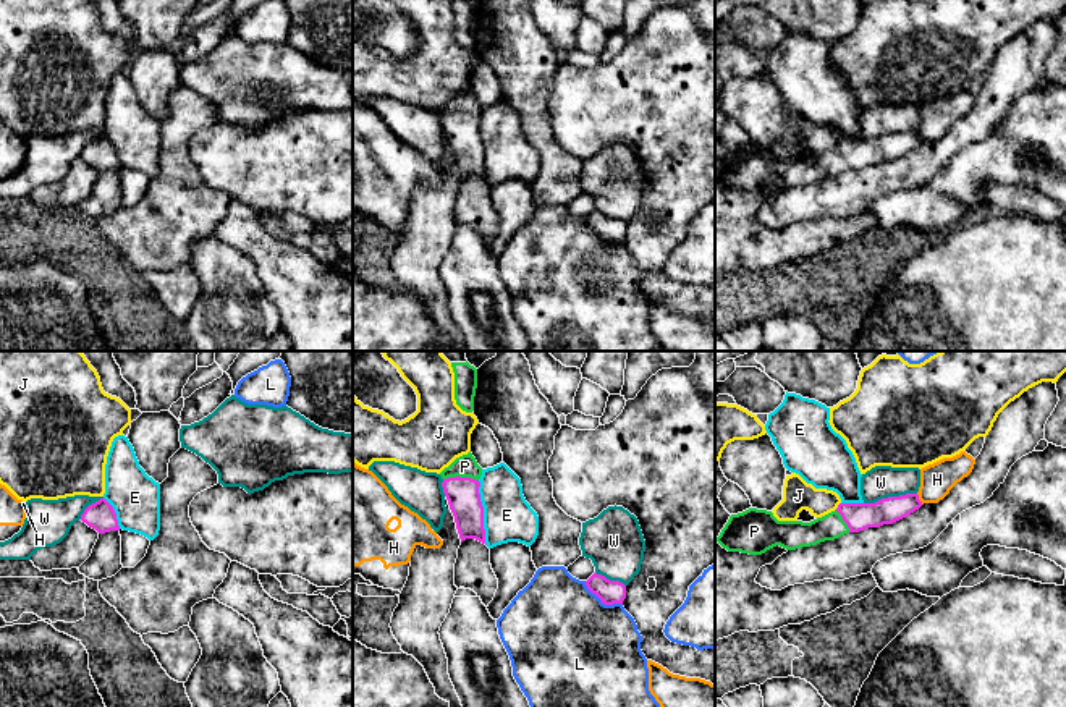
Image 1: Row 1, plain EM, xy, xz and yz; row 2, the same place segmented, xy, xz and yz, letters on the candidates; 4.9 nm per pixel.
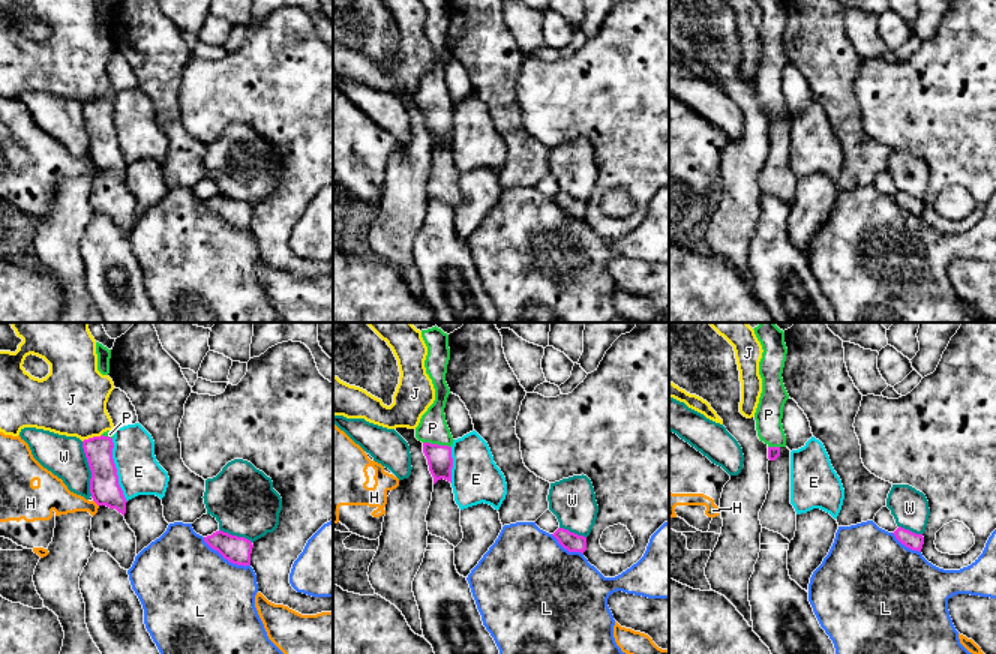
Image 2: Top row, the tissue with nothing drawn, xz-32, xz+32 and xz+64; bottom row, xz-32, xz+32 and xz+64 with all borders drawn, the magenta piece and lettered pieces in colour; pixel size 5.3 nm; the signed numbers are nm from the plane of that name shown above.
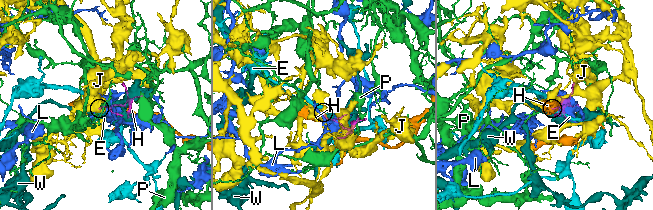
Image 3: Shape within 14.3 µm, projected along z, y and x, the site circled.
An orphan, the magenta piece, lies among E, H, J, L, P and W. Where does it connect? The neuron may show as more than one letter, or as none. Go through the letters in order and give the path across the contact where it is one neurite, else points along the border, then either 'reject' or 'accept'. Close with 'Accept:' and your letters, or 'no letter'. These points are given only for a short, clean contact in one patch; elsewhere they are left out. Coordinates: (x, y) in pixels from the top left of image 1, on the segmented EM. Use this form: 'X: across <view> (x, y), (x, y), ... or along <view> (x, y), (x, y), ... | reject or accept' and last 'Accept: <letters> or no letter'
E: along xz (478, 481), (484, 541), (487, 544) | reject
H: reject
J: along yz (840, 502), (835, 508) | reject
L: reject
P: across xz (463, 495), (461, 478), (465, 466) | accept
W: reject
Accept: P

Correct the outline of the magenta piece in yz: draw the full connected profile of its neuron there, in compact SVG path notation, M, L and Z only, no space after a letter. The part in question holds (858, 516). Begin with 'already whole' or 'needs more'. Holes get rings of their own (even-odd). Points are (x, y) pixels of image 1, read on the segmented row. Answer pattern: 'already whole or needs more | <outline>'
needs more | M917 493L882 498L875 503L840 503L838 508L810 523L778 521L772 511L749 508L742 513L731 514L720 536L715 539L728 552L762 555L780 545L786 550L817 545L825 540L835 540L848 532L859 532L869 527L893 524L922 506Z

